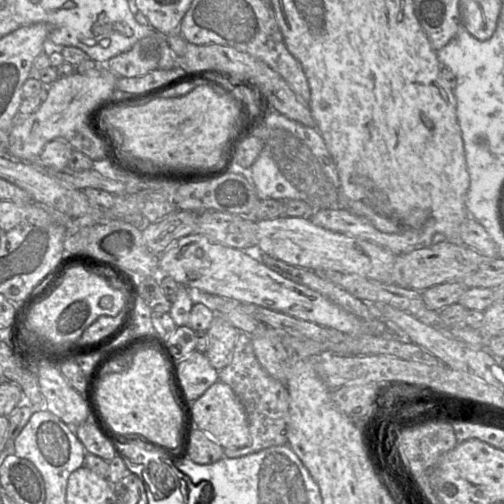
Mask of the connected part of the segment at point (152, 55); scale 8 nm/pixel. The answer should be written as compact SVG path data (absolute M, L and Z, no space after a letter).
M159 33L140 39L127 52L112 57L106 67L118 77L139 77L158 69L161 58Z

